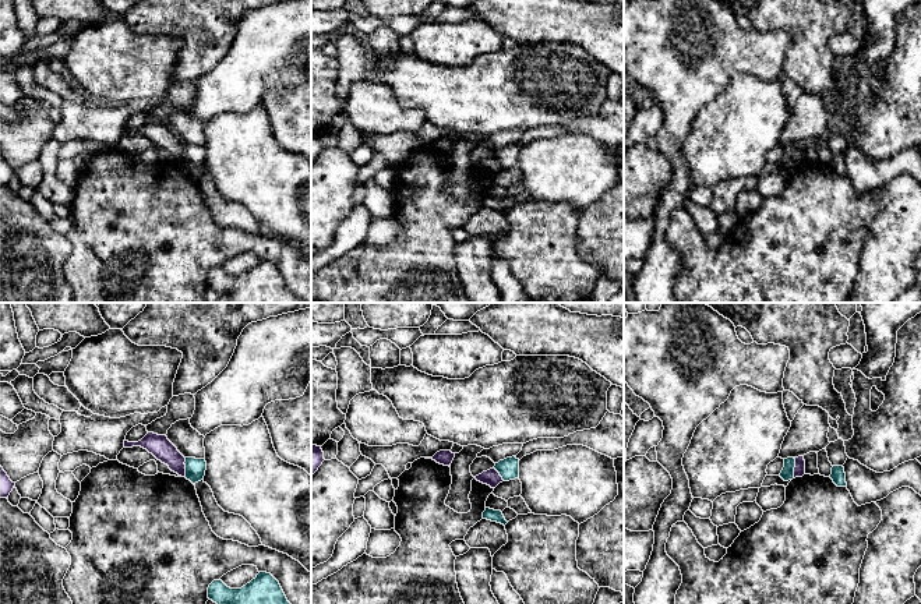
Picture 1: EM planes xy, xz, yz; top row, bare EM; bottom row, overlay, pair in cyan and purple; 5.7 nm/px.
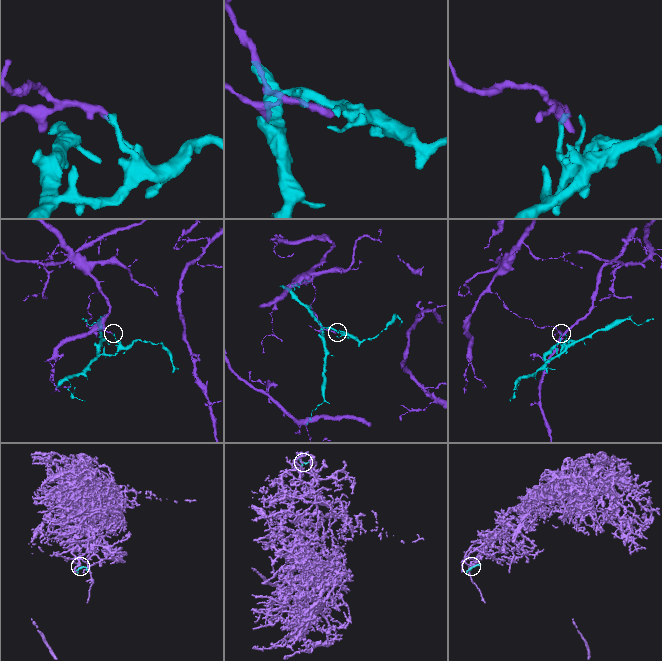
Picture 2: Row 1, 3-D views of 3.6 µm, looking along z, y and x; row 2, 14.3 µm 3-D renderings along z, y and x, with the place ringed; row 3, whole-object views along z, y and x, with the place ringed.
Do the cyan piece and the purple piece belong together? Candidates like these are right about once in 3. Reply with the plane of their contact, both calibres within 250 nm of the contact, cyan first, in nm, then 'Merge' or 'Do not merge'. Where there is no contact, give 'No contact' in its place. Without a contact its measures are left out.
Touches cyan in yz. Thickness 80 nm (cyan) against 60 nm. Do not merge

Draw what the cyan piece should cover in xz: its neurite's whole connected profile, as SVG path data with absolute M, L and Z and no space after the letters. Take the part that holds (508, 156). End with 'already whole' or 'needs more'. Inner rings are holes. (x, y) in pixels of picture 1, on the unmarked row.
M515 144L507 145L495 151L494 156L500 160L504 169L515 167L519 165L519 146Z; already whole

